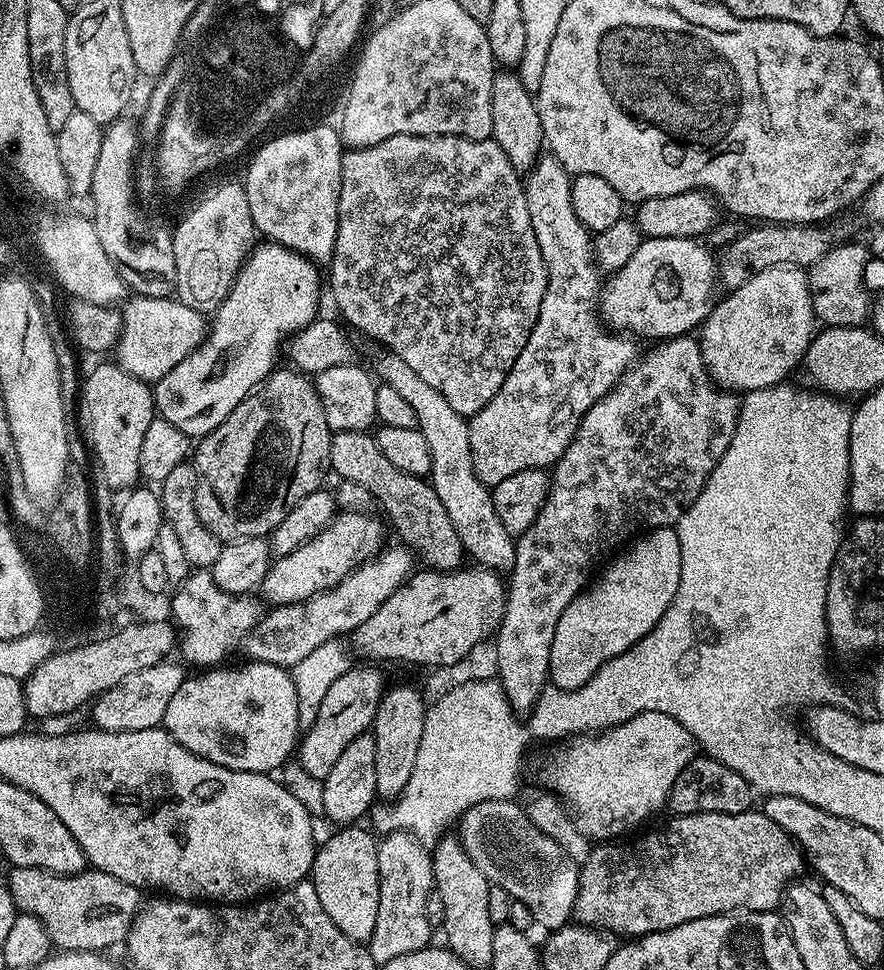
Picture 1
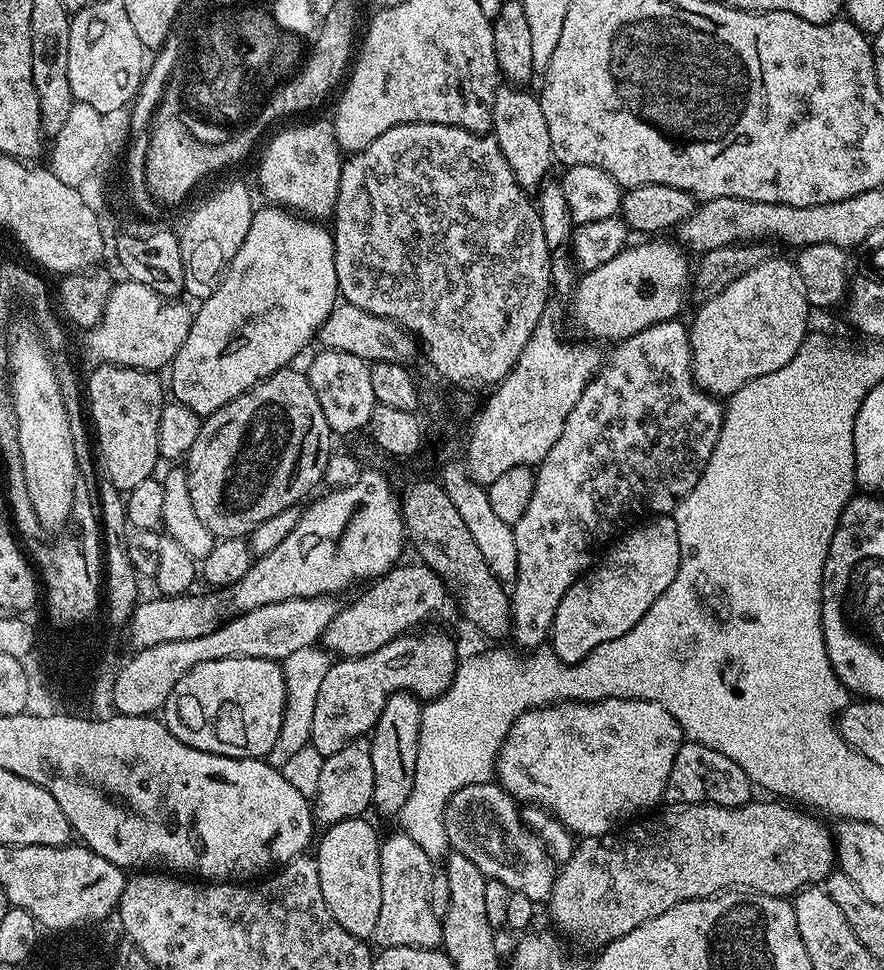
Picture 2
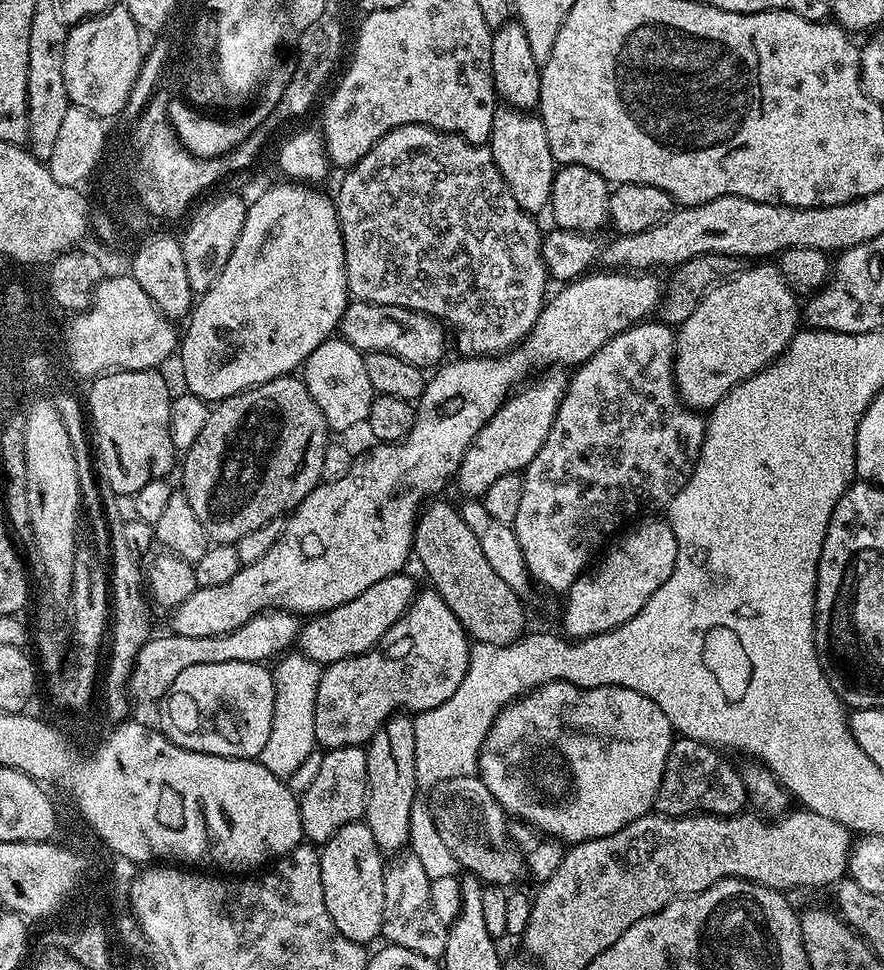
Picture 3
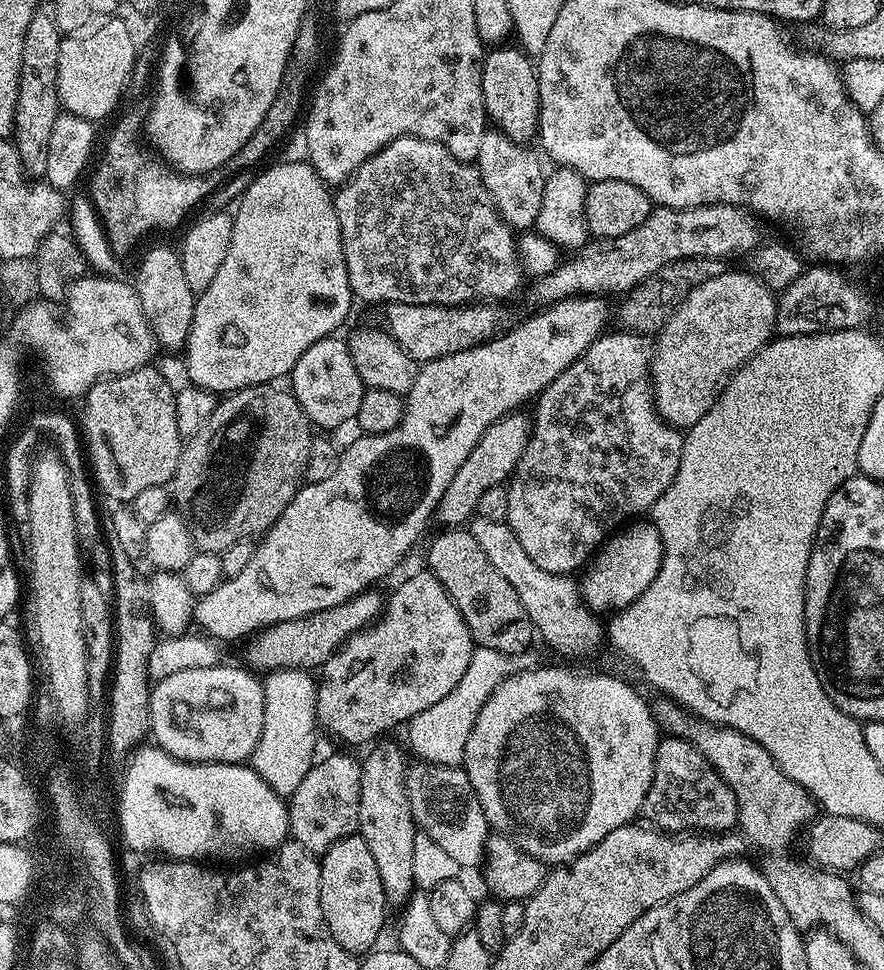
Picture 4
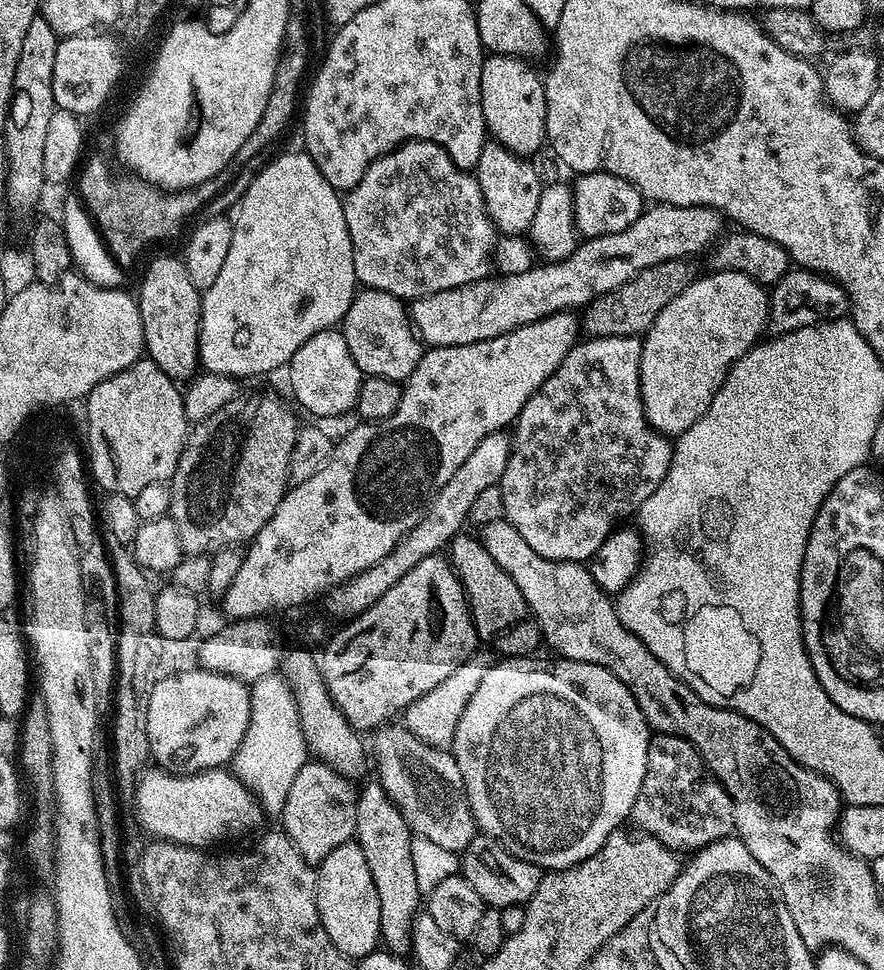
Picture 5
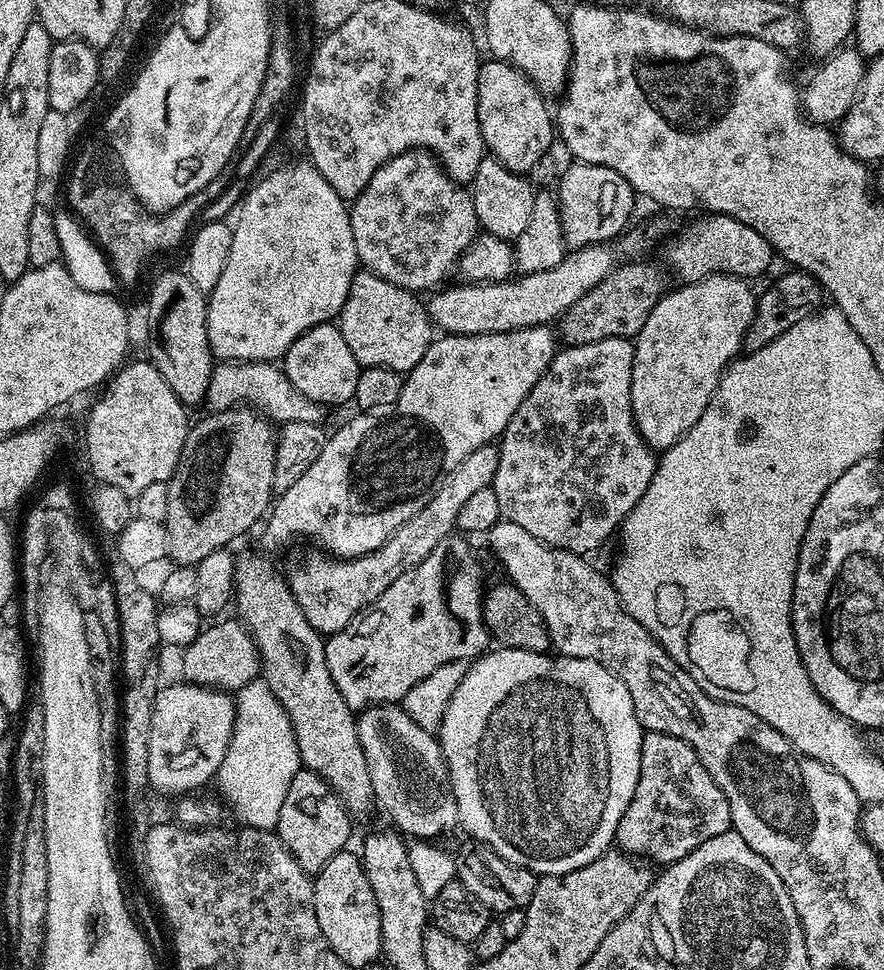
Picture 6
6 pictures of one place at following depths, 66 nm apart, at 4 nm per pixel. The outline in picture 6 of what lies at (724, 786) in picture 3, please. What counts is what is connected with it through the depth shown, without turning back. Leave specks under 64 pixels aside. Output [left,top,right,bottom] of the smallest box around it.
[615,731,731,866]

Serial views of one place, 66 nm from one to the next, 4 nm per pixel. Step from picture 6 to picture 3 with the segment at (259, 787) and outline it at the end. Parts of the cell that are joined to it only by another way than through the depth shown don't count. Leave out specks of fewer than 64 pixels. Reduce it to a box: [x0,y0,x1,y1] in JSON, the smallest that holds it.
[258,650,322,778]

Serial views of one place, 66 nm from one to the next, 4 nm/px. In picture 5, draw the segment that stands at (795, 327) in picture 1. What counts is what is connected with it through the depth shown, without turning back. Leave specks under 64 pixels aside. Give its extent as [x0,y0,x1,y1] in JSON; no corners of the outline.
[640,270,768,438]

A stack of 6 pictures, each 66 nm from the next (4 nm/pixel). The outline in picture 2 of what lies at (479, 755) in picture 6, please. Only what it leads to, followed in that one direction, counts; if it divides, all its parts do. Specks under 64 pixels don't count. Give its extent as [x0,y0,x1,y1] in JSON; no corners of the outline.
[494,700,682,838]

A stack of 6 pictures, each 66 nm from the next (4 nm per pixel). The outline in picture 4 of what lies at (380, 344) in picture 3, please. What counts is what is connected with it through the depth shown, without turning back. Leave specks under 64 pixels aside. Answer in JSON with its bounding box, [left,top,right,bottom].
[383,302,500,362]

